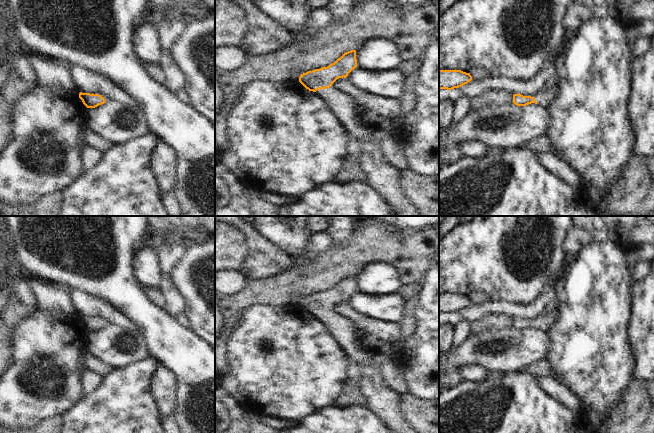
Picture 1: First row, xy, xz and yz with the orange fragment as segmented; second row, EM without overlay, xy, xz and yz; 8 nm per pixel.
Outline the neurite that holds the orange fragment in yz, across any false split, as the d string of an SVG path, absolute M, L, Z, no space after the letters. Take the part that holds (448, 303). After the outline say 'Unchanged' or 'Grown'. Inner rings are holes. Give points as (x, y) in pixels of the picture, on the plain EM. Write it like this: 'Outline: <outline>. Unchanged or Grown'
Outline: M439 294L439 313L452 314L472 304L470 297L461 294Z. Unchanged.

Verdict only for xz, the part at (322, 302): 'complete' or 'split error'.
split error

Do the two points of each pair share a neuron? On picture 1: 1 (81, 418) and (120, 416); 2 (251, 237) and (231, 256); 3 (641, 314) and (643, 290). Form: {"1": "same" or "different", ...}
{"1": "same", "2": "different", "3": "same"}

